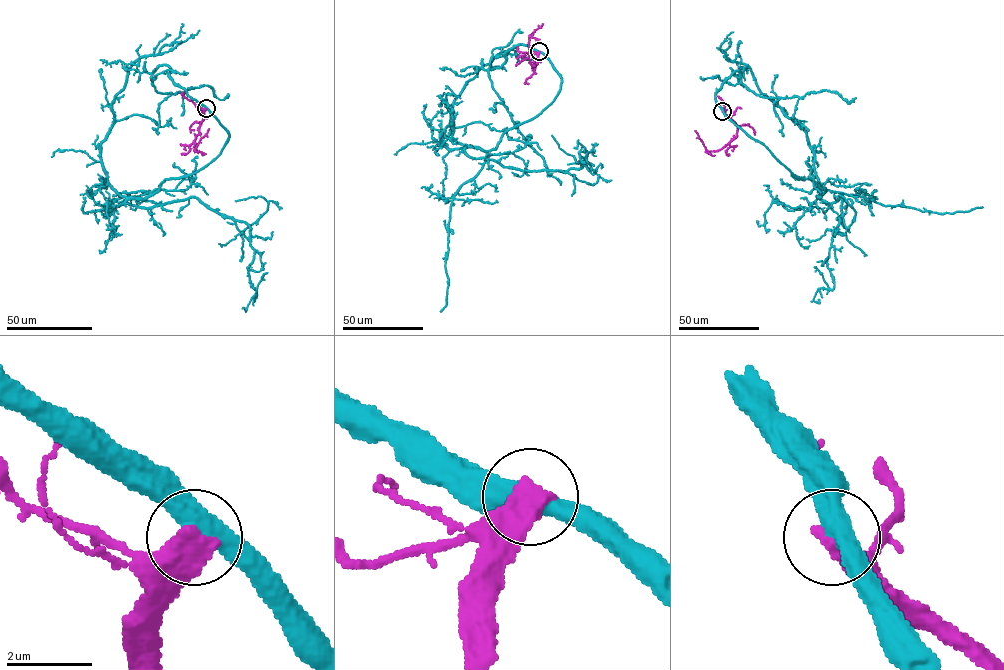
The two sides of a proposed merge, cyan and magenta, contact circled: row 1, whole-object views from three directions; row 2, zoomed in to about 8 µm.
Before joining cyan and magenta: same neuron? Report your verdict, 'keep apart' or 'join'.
keep apart

